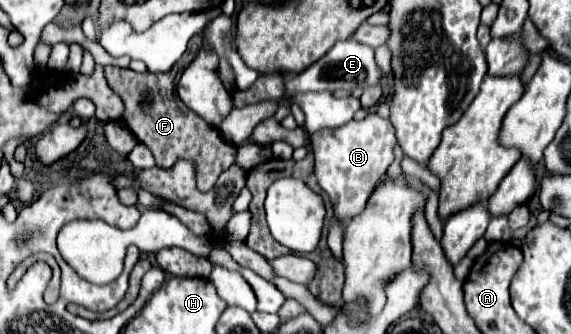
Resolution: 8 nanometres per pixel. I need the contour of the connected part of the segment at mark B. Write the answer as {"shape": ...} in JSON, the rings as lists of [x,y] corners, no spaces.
{"shape":[[[370,112],[364,120],[350,120],[336,130],[322,130],[310,138],[314,152],[314,176],[320,188],[330,196],[334,220],[348,224],[350,218],[366,208],[366,202],[378,180],[394,162],[394,148],[398,144],[390,120]]]}

